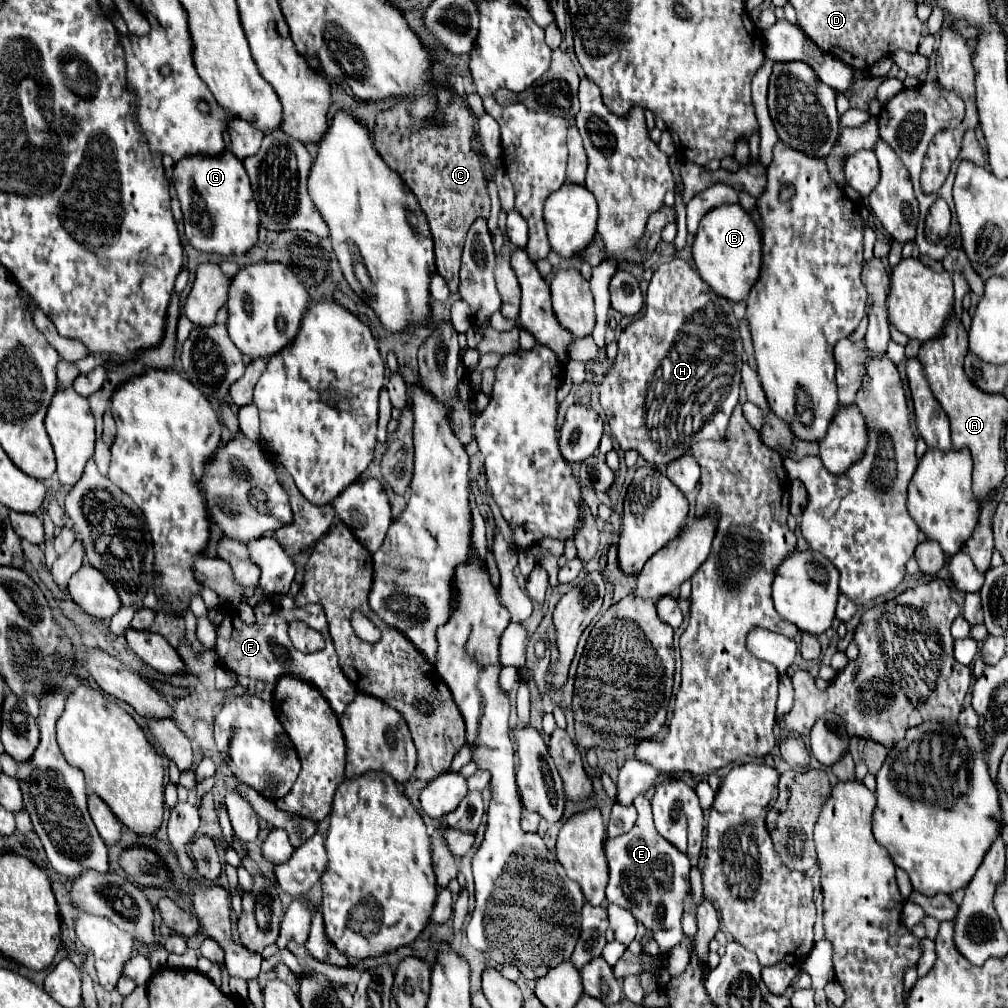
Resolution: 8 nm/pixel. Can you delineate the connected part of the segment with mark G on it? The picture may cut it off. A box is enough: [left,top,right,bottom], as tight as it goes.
[173,153,259,255]

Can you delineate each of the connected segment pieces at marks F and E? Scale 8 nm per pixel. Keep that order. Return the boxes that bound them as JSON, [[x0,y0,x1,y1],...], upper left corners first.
[[215,595,357,717],[605,795,689,961]]

